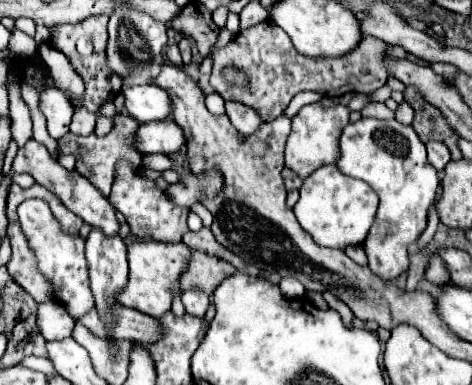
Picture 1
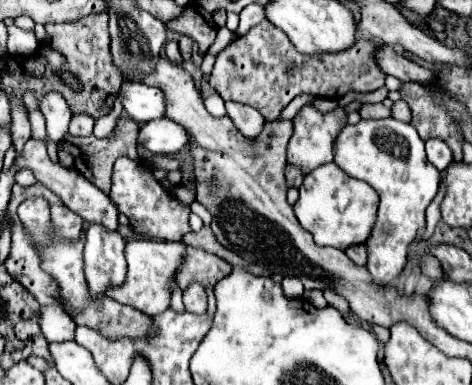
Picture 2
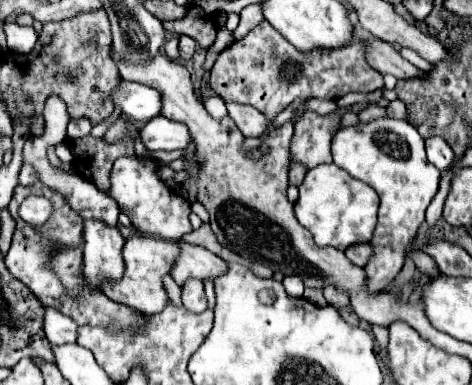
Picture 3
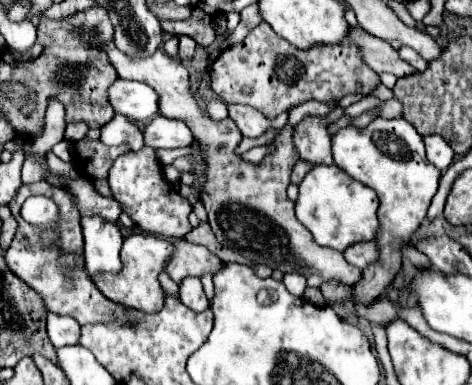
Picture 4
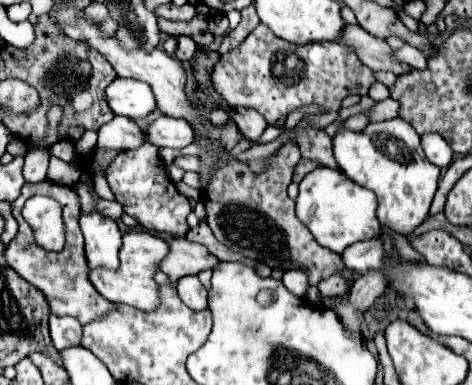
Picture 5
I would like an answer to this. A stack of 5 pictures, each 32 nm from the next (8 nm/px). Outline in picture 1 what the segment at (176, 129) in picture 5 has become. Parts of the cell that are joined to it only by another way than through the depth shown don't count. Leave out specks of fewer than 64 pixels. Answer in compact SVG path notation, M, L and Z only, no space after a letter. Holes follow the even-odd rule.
M158 120L138 126L134 148L144 154L174 154L184 144L184 130L174 120Z

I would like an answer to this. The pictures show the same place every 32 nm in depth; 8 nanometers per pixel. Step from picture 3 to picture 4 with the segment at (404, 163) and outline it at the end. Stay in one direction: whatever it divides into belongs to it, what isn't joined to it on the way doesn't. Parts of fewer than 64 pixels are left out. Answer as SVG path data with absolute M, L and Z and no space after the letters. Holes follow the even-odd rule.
M376 118L364 130L356 130L352 126L342 128L332 138L332 154L338 168L342 168L350 178L372 188L380 198L380 228L376 234L380 260L378 264L362 272L362 278L352 294L352 298L360 304L372 304L374 298L380 298L384 294L384 290L392 282L392 276L402 266L402 258L398 252L400 242L408 242L426 218L430 200L438 190L440 170L426 160L422 136L404 118Z

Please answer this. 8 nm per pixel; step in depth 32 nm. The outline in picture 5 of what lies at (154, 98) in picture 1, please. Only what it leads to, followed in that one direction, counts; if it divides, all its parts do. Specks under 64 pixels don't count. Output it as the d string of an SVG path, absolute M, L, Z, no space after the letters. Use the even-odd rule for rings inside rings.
M116 78L106 88L106 96L112 112L130 120L144 118L156 108L156 100L150 86L130 78Z

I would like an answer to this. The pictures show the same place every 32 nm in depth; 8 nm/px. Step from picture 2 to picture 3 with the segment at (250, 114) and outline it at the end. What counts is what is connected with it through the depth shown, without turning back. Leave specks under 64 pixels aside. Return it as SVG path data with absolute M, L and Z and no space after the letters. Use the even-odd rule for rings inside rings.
M226 104L228 106L228 114L230 118L236 122L236 126L240 128L240 132L244 136L262 136L264 130L272 124L266 116L262 116L256 108L252 106L244 106L244 104Z

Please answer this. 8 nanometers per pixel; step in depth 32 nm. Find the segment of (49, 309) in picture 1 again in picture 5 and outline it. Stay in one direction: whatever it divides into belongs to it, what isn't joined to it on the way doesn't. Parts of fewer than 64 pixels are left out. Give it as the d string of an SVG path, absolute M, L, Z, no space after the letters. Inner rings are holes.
M50 316L50 336L56 346L56 350L80 346L82 336L82 324L76 318L70 316Z

